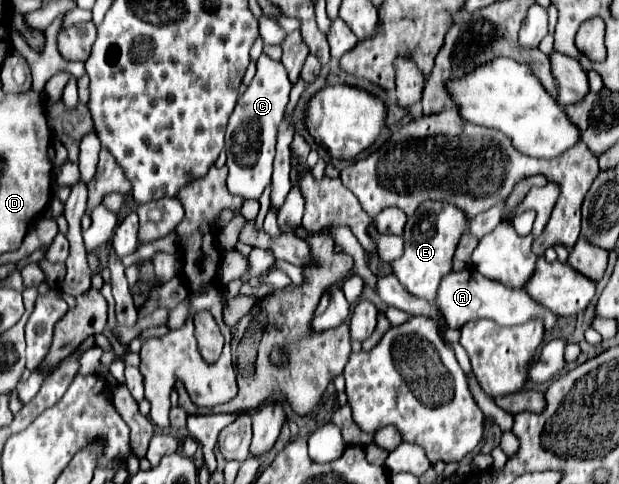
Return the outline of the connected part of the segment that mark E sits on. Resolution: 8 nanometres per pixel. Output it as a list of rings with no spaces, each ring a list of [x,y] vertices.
[[[426,201],[420,205],[420,209],[408,217],[408,223],[404,227],[404,255],[390,263],[392,275],[410,291],[410,295],[426,299],[436,309],[436,291],[440,285],[440,279],[452,271],[452,255],[458,245],[460,235],[466,229],[466,217],[462,211],[448,203],[432,203]]]

